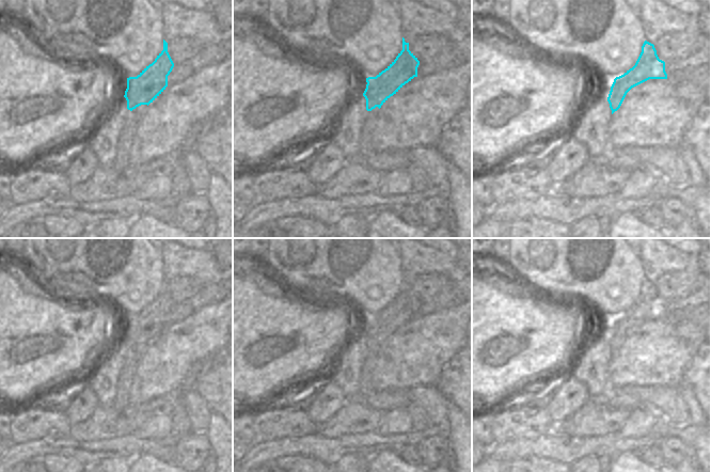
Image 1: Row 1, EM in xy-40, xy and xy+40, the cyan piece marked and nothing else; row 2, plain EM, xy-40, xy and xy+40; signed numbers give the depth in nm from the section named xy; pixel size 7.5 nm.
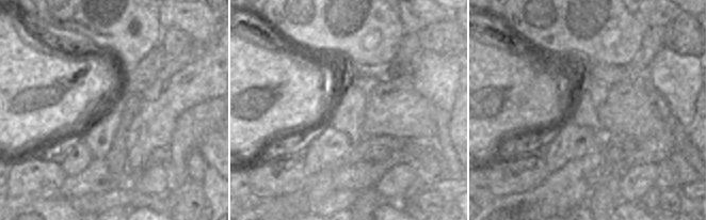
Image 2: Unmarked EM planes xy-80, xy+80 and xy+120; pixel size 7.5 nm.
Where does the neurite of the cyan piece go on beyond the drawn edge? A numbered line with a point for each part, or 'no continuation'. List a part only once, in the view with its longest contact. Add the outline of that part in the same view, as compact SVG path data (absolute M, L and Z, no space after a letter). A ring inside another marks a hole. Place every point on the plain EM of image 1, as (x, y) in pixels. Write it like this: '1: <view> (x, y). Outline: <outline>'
no continuation

